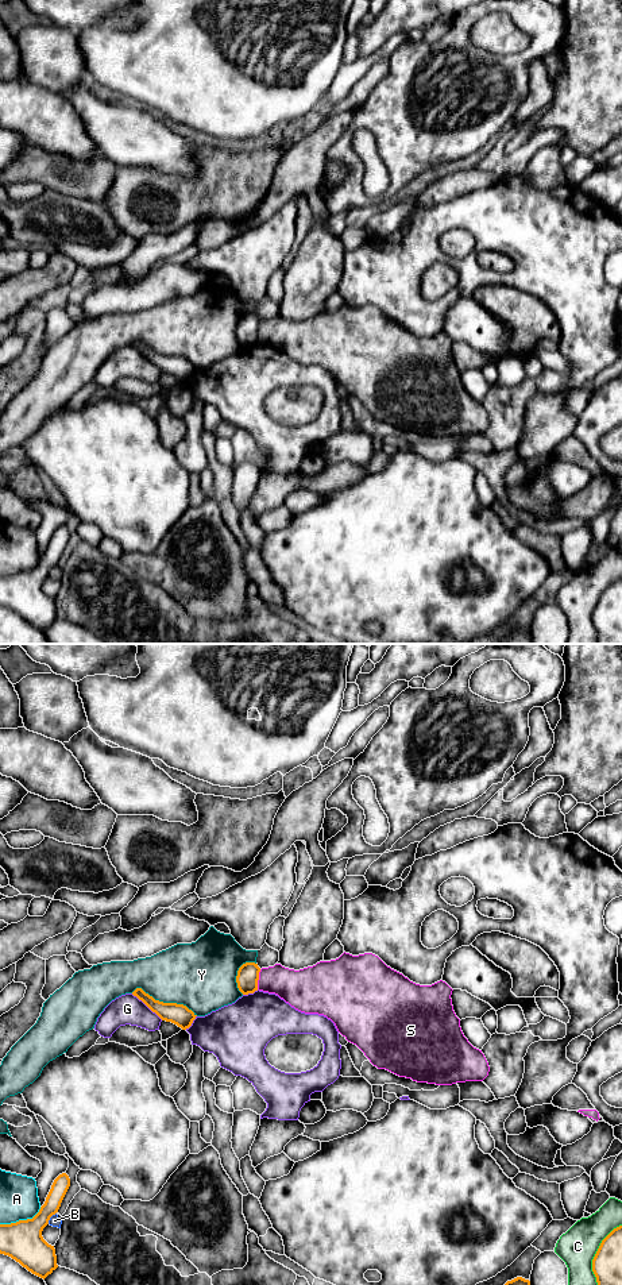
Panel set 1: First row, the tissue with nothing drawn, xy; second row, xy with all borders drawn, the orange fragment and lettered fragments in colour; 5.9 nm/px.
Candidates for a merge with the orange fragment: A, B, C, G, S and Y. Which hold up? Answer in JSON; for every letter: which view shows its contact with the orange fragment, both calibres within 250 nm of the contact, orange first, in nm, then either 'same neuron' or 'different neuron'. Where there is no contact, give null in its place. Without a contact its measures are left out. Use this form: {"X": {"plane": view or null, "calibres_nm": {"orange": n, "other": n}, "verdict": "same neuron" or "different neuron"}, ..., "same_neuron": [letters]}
{"A": {"plane": "xy", "calibres_nm": {"orange": 240, "other": 220}, "verdict": "different neuron"}, "B": {"plane": "xy", "calibres_nm": {"orange": 240, "other": 60}, "verdict": "different neuron"}, "C": {"plane": "xy", "calibres_nm": {"orange": 180, "other": 220}, "verdict": "different neuron"}, "G": {"plane": "xy", "calibres_nm": {"orange": 130, "other": 180}, "verdict": "different neuron"}, "S": {"plane": "xy", "calibres_nm": {"orange": 130, "other": 220}, "verdict": "different neuron"}, "Y": {"plane": "xy", "calibres_nm": {"orange": 130, "other": 380}, "verdict": "different neuron"}, "same_neuron": []}

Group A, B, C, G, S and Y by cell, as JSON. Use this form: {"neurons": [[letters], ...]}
{"neurons": [["A"], ["B"], ["C"], ["G"], ["S"], ["Y"]]}

